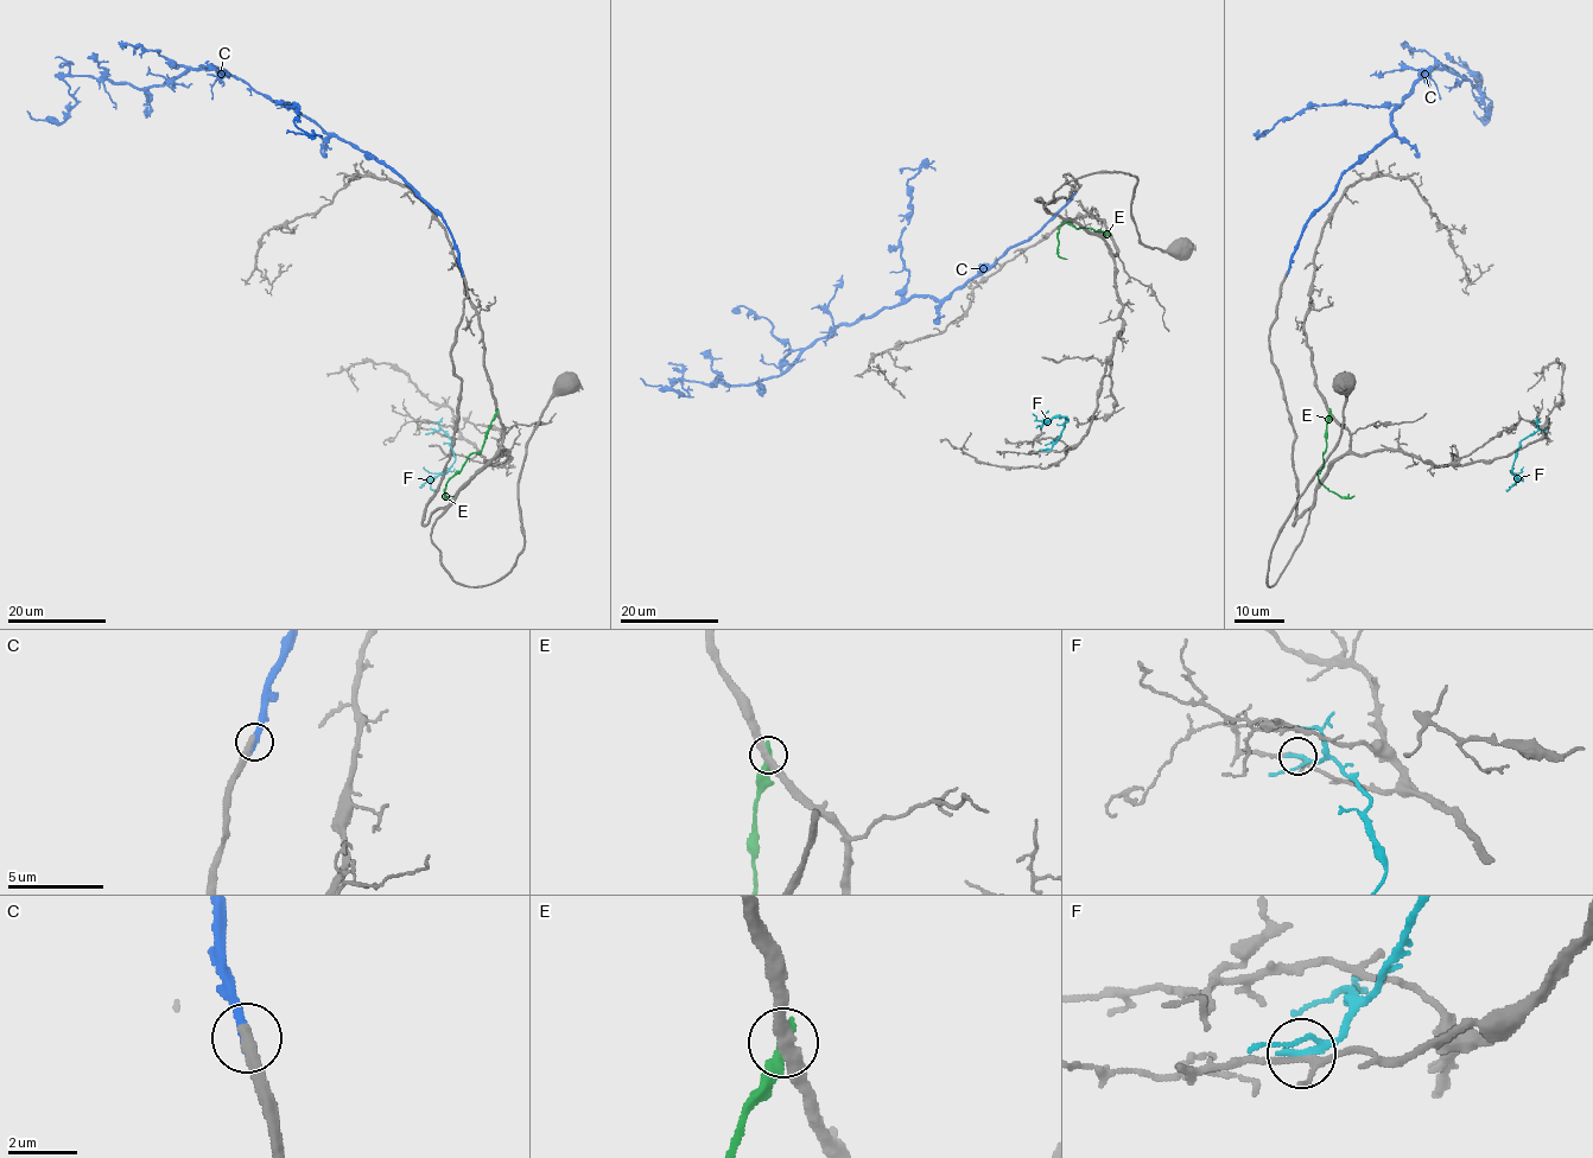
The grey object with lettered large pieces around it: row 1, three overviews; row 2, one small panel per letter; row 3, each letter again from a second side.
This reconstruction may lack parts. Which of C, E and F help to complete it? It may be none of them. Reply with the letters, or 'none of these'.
C

